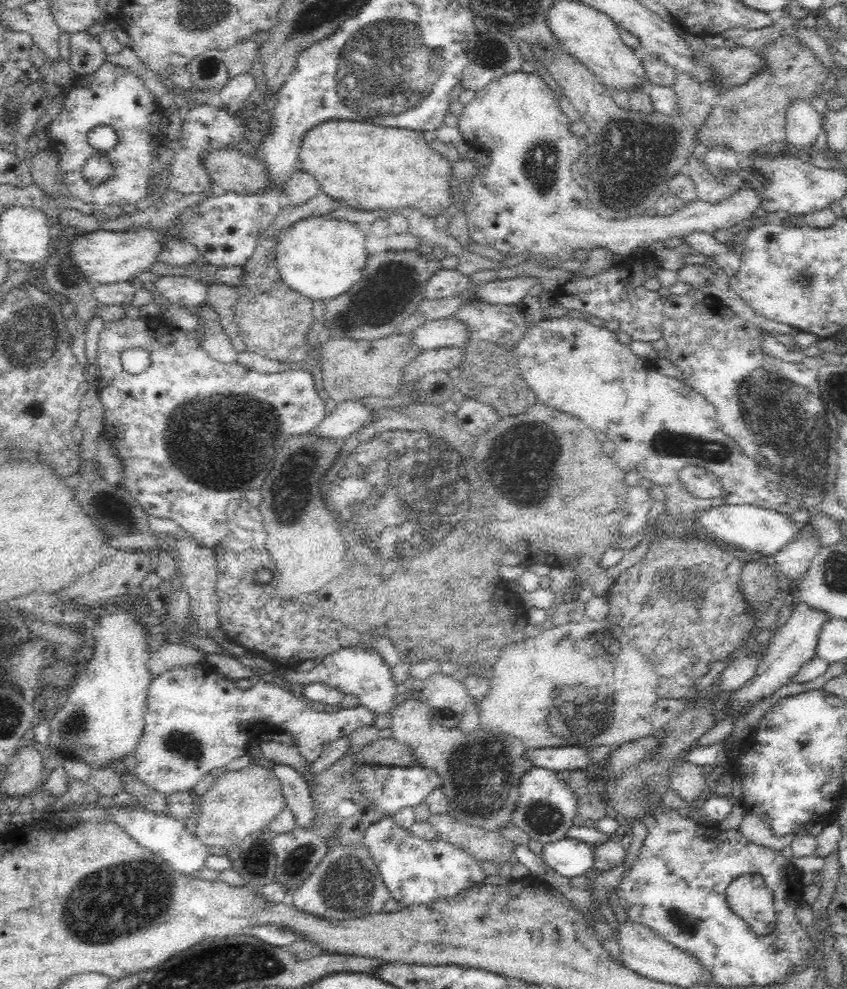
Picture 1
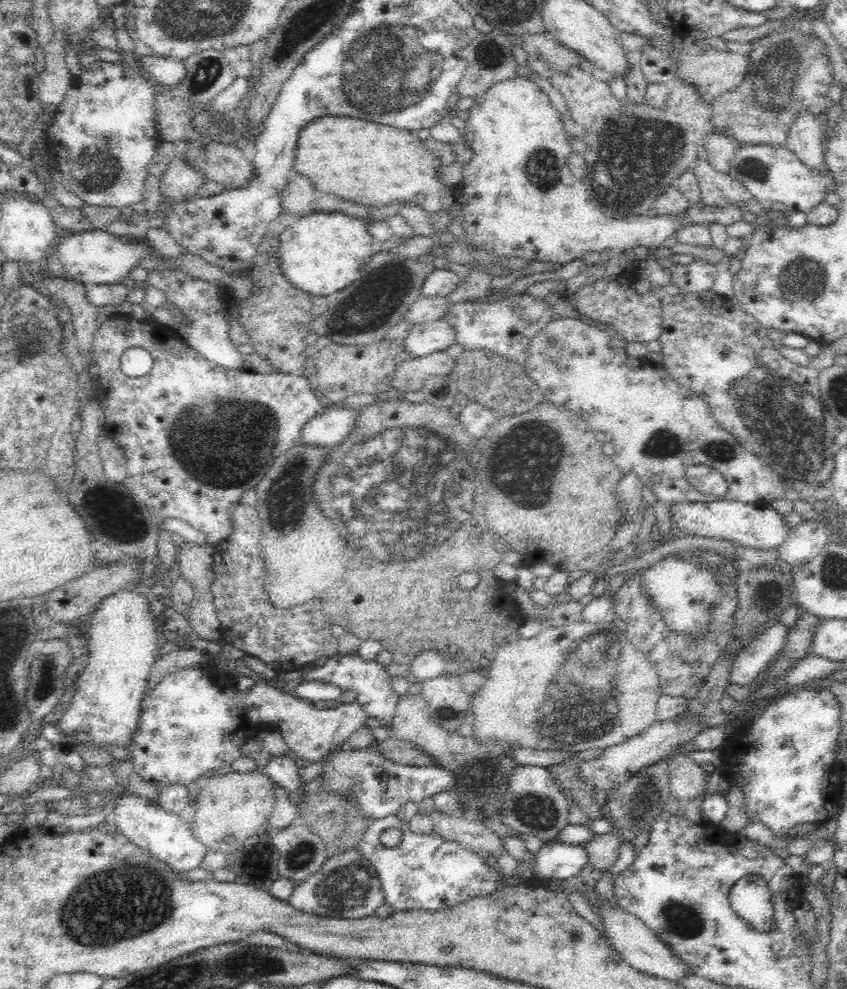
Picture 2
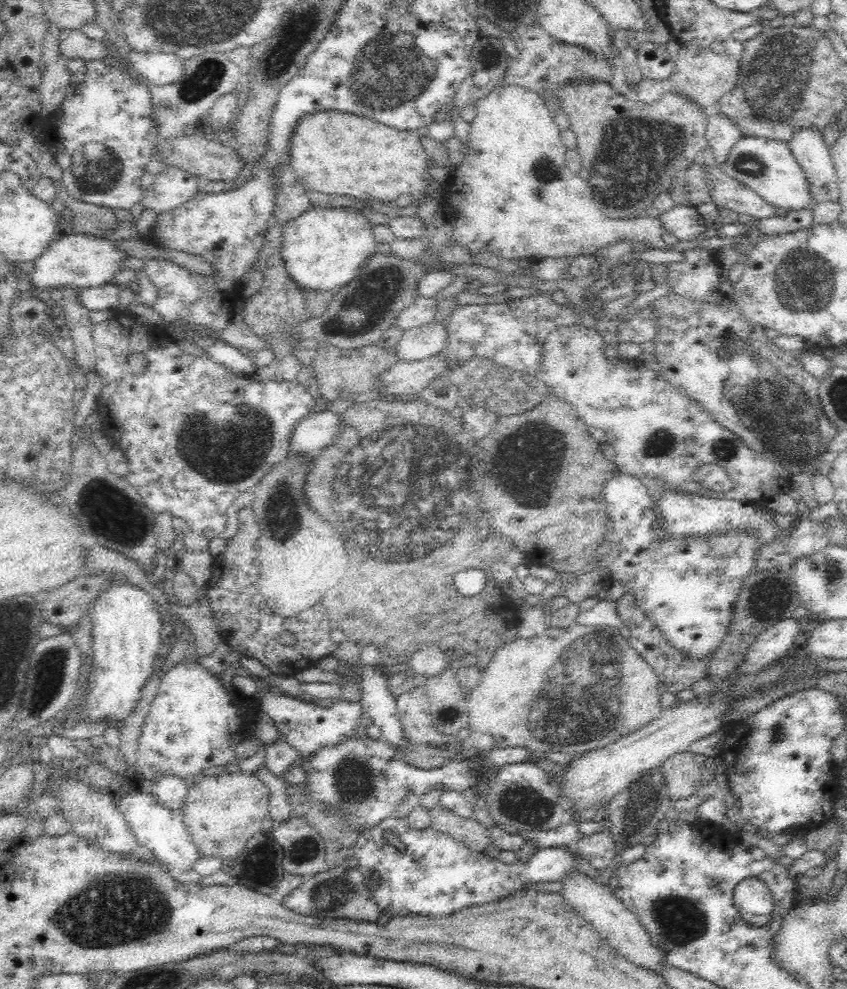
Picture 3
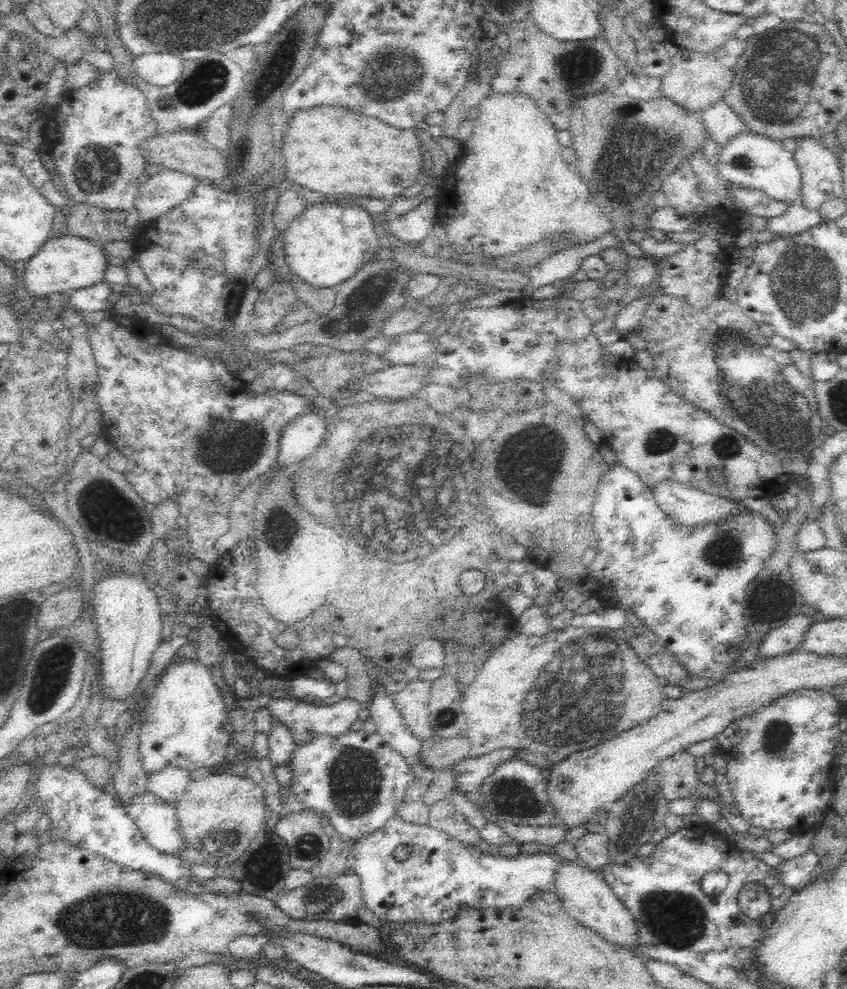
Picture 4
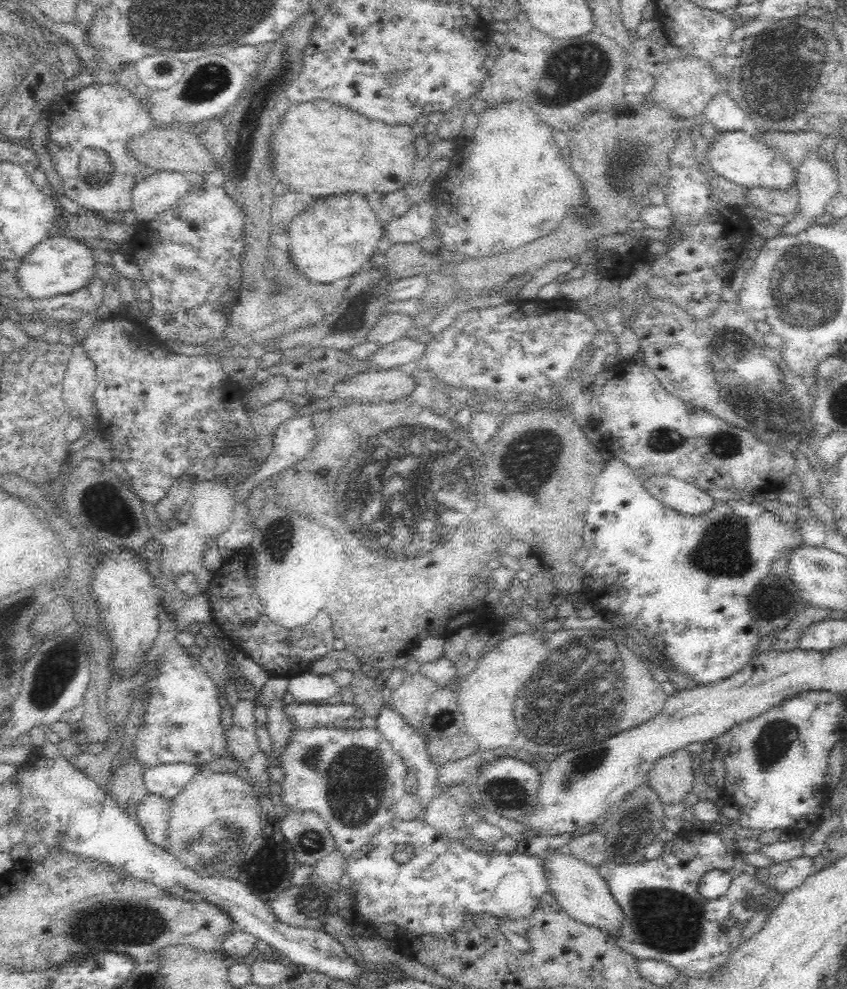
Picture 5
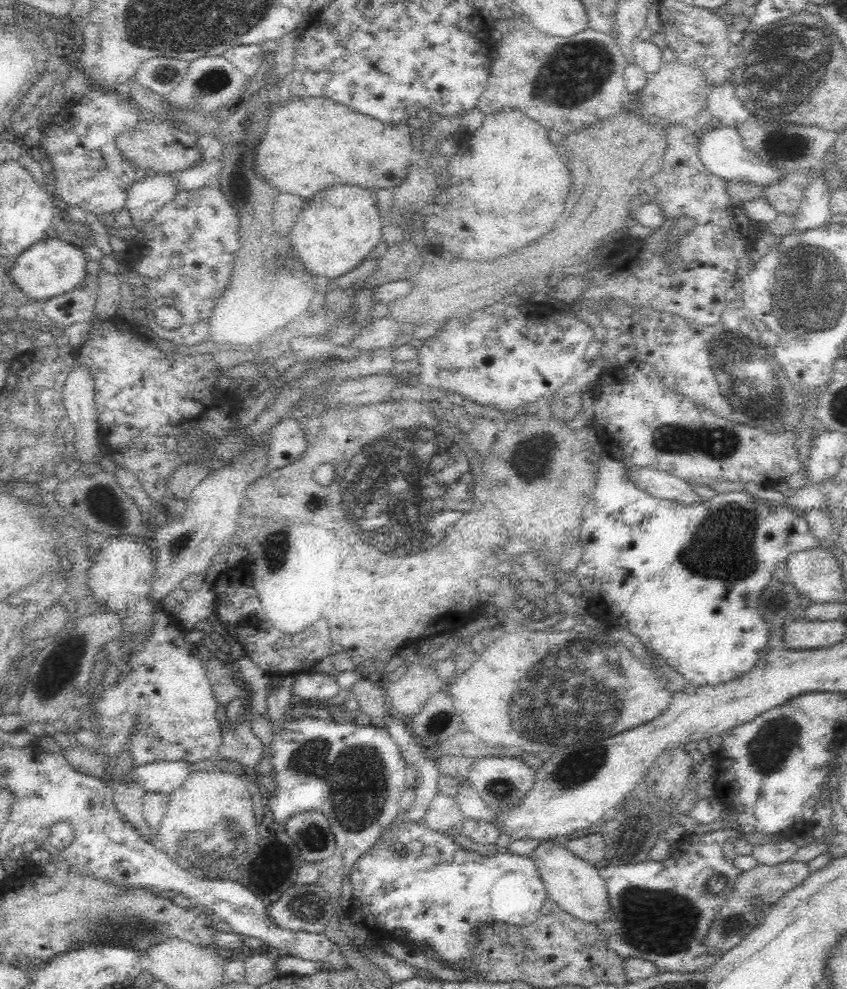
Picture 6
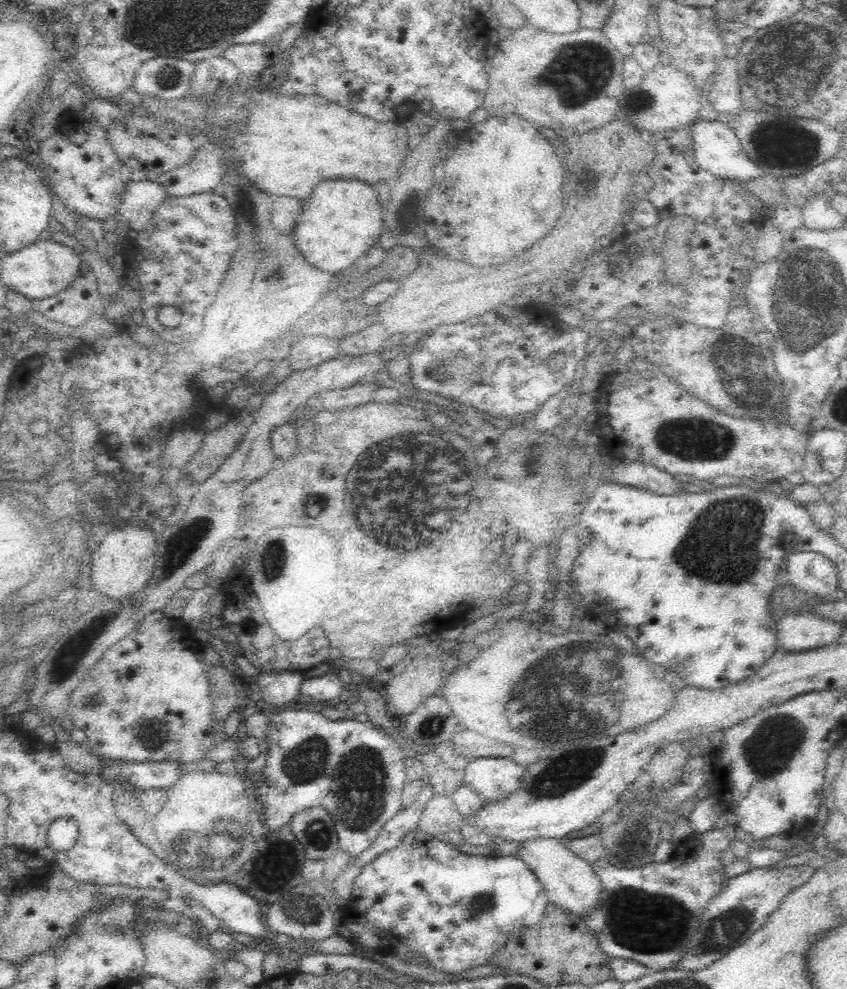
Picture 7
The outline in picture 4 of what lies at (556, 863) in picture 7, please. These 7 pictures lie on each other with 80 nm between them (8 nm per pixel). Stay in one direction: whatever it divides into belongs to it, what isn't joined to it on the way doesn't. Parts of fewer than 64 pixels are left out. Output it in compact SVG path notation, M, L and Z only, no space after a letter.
M561 859L558 868L554 872L554 882L552 890L562 901L566 912L580 924L594 929L602 938L616 945L624 946L627 949L634 949L636 946L636 925L634 917L630 916L630 911L626 909L624 903L613 893L610 885L599 874L582 864L578 859Z

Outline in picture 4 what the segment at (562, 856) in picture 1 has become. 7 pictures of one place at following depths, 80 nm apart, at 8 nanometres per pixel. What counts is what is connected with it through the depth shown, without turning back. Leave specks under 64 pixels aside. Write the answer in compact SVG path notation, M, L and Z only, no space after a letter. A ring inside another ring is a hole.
M394 816L374 834L366 836L350 849L346 870L360 881L362 903L378 919L391 924L436 925L453 921L461 909L523 909L534 895L551 889L554 872L561 858L552 854L519 853L516 856L490 855L478 848L464 845L444 832L427 824L408 823ZM399 845L412 845L412 853L405 861L398 861L392 854Z

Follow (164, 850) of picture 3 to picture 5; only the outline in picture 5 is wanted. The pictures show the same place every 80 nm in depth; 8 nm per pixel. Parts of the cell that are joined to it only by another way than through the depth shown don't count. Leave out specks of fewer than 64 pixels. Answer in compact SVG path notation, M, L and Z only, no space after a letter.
M152 793L138 805L137 818L147 840L158 847L167 848L166 824L170 816L170 799Z

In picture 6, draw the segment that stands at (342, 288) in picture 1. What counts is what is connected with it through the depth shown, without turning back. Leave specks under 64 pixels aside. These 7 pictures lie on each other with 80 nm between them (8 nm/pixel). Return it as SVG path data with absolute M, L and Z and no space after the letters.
M338 184L312 196L308 208L304 208L298 216L296 226L287 236L310 274L336 278L338 274L354 270L364 258L373 259L381 250L381 236L386 222L368 190Z

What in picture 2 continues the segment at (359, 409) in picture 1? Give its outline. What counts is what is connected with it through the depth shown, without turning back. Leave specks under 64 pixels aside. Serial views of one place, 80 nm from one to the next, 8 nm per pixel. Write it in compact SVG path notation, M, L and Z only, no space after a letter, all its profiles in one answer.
M334 404L333 407L325 408L316 416L312 416L302 426L299 440L308 446L332 448L340 444L342 438L354 428L356 421L356 409L344 409L340 404Z

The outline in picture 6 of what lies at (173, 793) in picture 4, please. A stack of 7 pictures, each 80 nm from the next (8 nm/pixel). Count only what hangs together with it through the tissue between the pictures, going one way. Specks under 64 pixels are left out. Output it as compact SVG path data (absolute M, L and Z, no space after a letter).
M154 760L140 766L132 766L128 778L142 785L147 792L169 795L188 778L193 767L182 760Z

